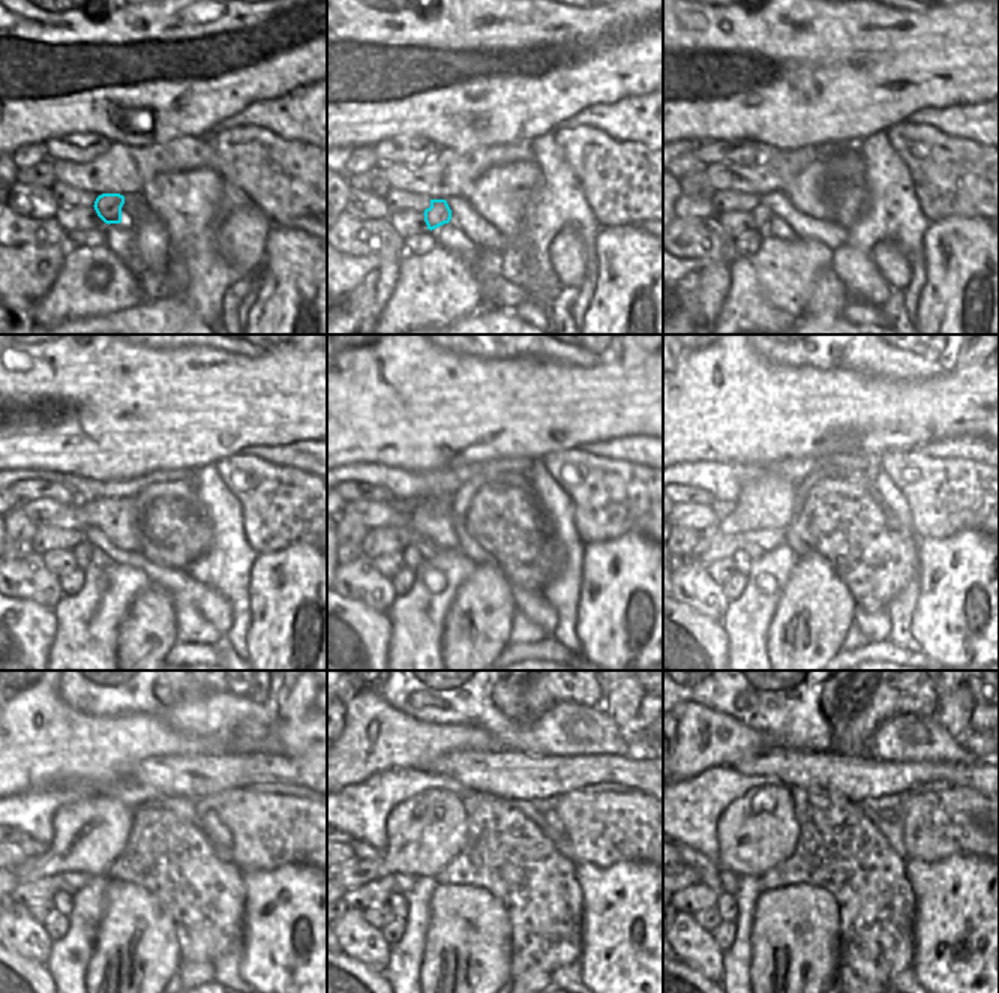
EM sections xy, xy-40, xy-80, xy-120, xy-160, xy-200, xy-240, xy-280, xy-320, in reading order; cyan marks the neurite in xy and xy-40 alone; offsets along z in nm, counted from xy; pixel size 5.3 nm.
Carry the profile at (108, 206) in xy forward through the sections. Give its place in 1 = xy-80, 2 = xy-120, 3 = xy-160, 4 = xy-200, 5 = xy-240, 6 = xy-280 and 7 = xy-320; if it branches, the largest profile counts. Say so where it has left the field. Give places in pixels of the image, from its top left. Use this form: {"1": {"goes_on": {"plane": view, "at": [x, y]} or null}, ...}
{"1": {"goes_on": {"plane": "xy-80", "at": [761, 215]}}, "2": {"goes_on": {"plane": "xy-120", "at": [81, 552]}}, "3": {"goes_on": {"plane": "xy-160", "at": [411, 555]}}, "4": {"goes_on": {"plane": "xy-200", "at": [741, 558]}}, "5": {"goes_on": {"plane": "xy-240", "at": [62, 900]}}, "6": {"goes_on": {"plane": "xy-280", "at": [396, 902]}}, "7": {"goes_on": {"plane": "xy-320", "at": [726, 905]}}}

